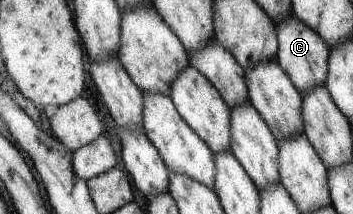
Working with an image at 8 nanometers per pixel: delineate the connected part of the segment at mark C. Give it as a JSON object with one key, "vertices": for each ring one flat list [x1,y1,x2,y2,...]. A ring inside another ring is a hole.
{"vertices":[[290,16,284,22,277,24,276,36,279,38,279,52,277,52,276,61,292,78,301,94,309,92,311,88,326,85,328,57,331,55,331,49,315,30,305,25,305,22]]}

